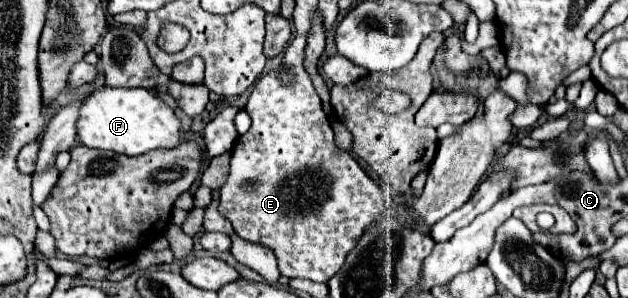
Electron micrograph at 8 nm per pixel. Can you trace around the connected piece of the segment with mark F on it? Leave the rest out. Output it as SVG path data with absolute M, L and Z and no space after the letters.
M97 88L81 106L77 122L81 144L97 150L111 150L125 156L139 156L151 150L171 150L181 142L181 120L159 96L143 88Z

